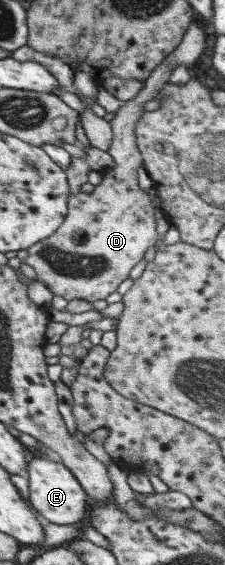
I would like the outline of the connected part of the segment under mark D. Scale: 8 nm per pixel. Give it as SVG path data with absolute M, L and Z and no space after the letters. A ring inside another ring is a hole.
M192 20L176 48L144 79L141 90L130 100L121 103L115 116L108 121L112 140L106 152L113 158L114 164L101 171L101 182L93 186L91 193L70 193L66 214L59 227L49 237L26 249L23 263L33 269L34 280L40 282L53 296L60 296L67 301L104 300L128 278L129 272L141 261L145 251L154 247L158 241L154 207L147 192L139 189L137 181L137 167L141 165L142 157L136 146L134 127L143 111L142 104L155 99L160 87L167 83L172 69L177 64L195 63L203 52L202 27L195 21L198 20Z

